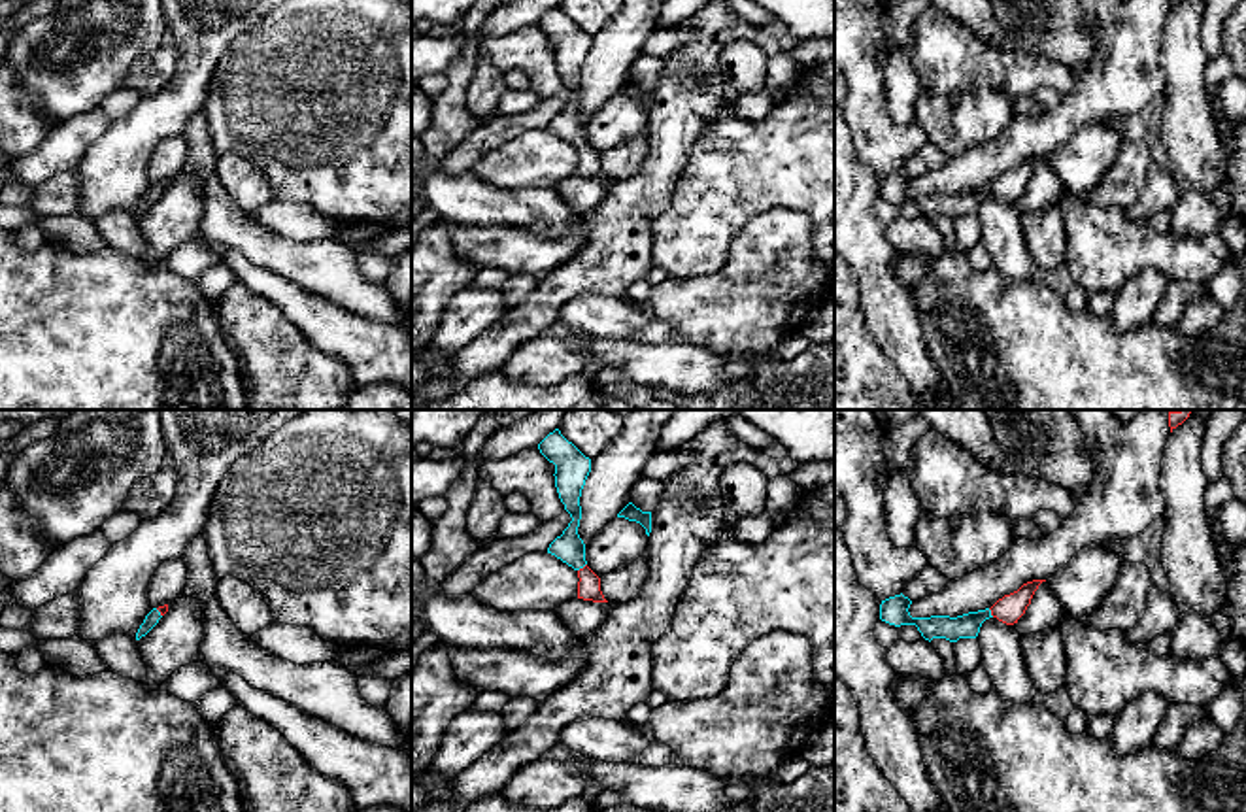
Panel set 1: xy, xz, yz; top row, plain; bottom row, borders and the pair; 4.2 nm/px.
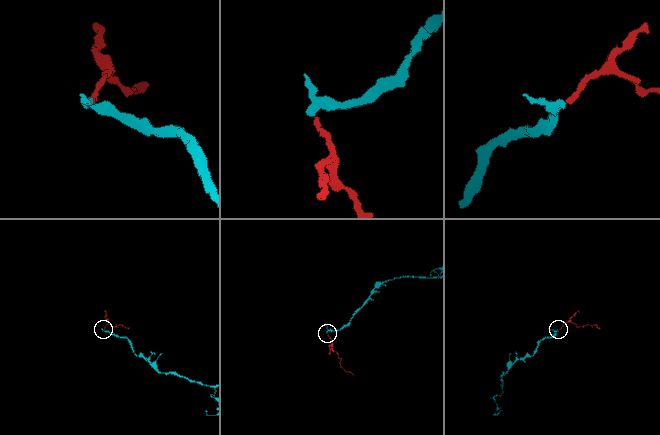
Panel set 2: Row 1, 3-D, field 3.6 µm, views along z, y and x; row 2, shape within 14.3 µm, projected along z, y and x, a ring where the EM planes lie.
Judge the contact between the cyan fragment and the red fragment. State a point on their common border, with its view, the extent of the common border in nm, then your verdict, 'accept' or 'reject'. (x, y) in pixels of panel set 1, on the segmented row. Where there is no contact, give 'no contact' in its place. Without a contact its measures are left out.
meets cyan in xz at (582, 567); contact 50 nm long; accept

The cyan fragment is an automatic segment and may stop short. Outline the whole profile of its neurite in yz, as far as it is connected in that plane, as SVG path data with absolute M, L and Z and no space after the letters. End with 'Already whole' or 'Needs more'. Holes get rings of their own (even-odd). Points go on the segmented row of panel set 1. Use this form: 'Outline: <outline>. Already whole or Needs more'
Outline: M1046 580L1027 582L1018 591L999 599L991 608L968 612L957 617L912 617L908 612L912 601L901 593L882 601L880 619L895 627L916 625L921 636L929 642L933 638L946 638L950 642L957 642L959 638L976 638L982 623L989 617L997 617L1006 625L1018 623L1042 582Z. Needs more

